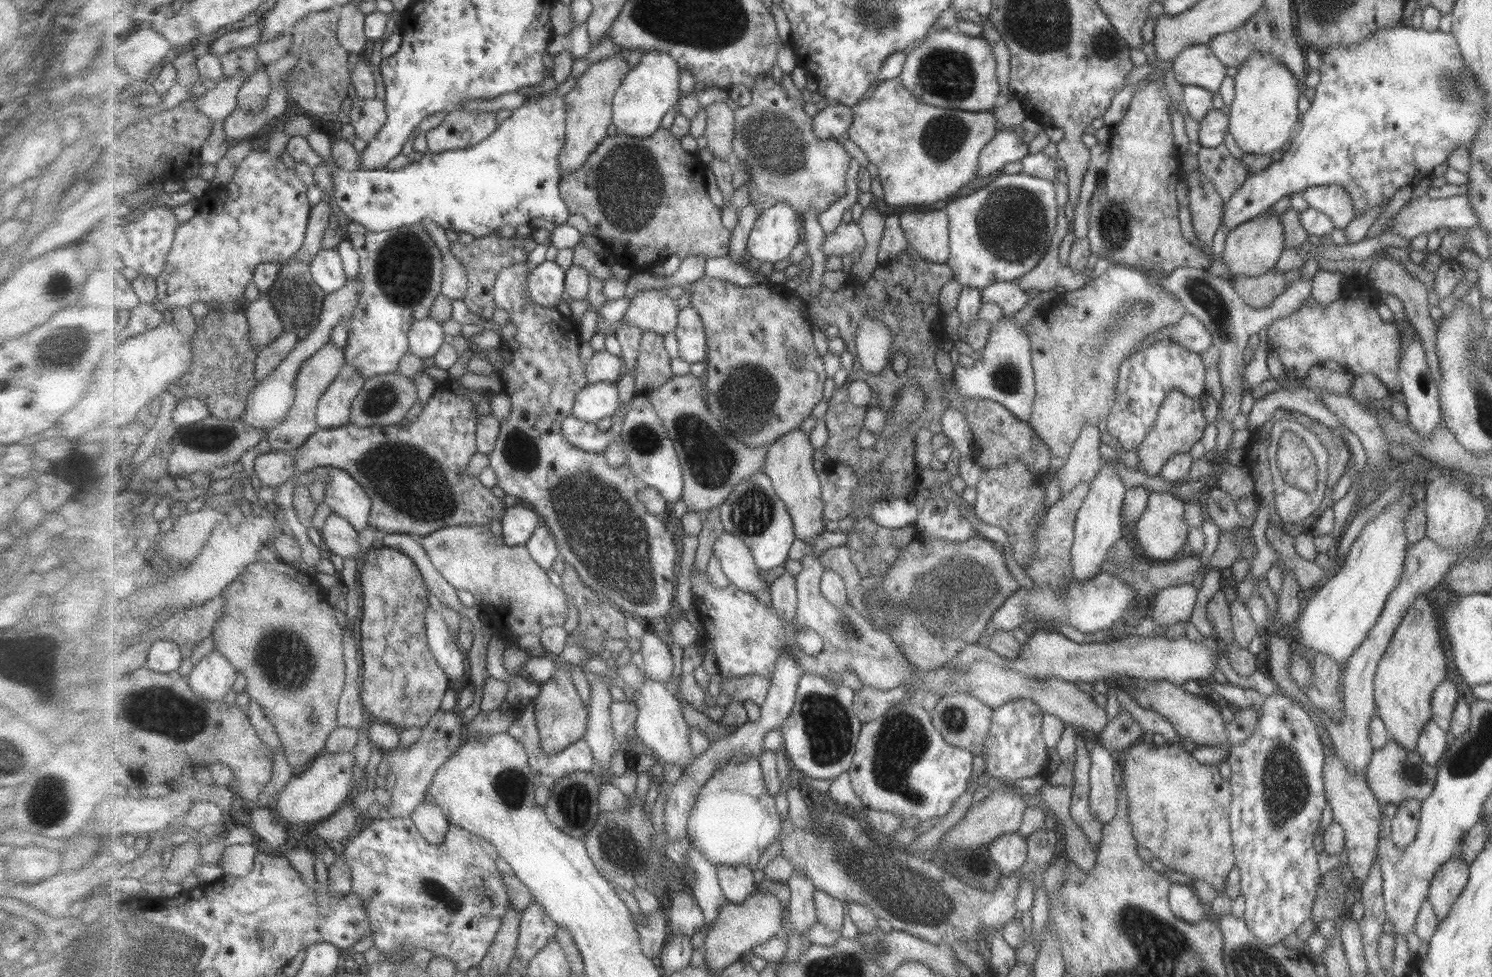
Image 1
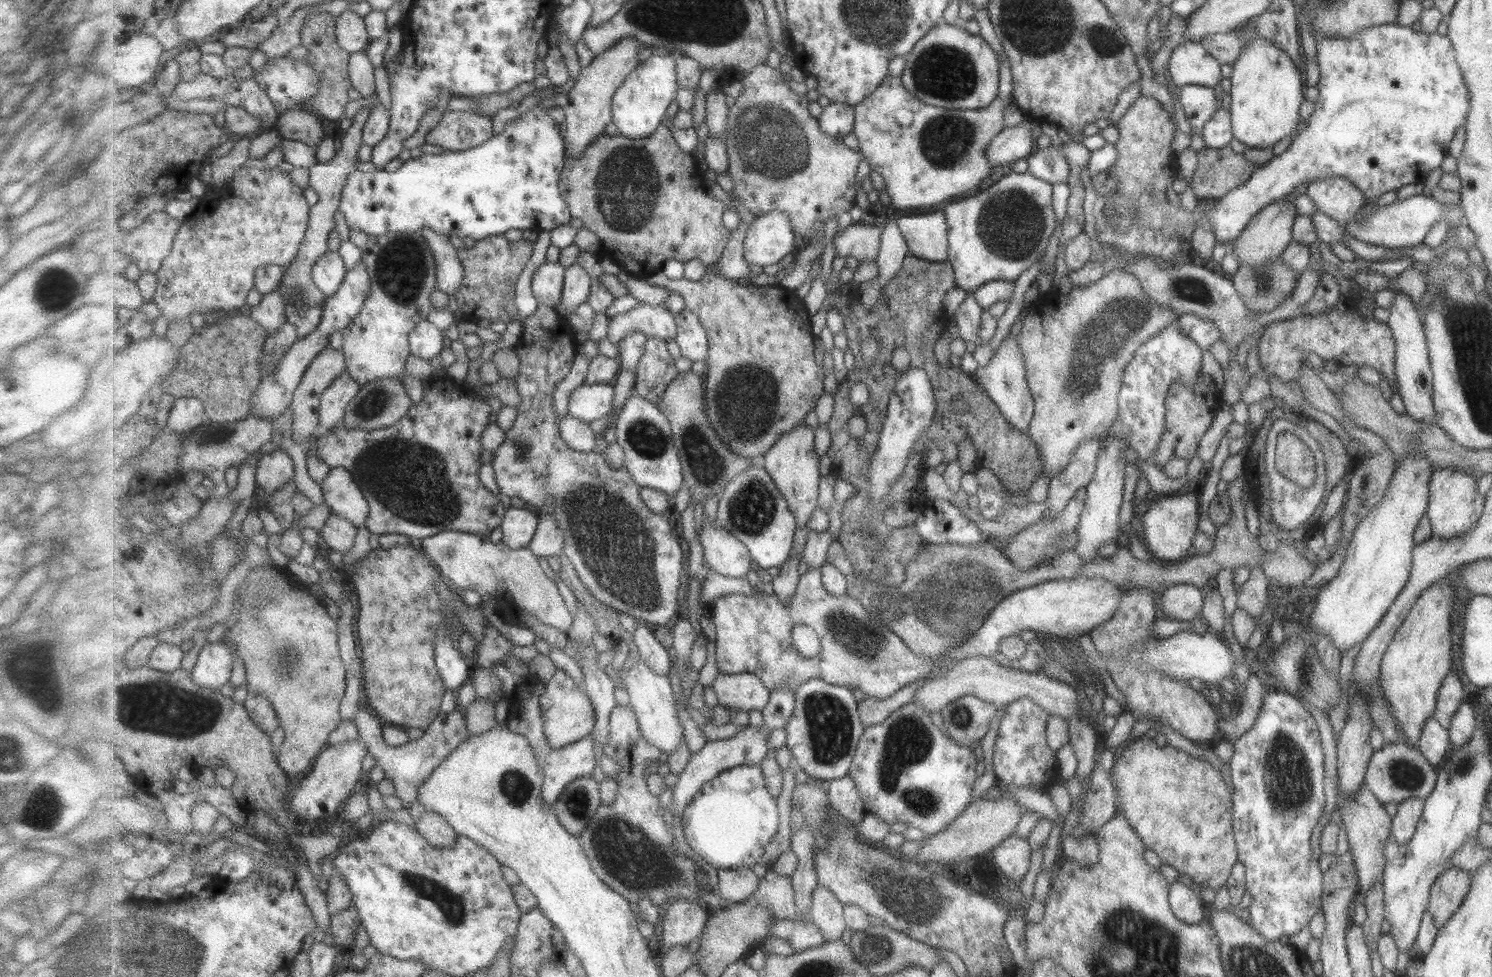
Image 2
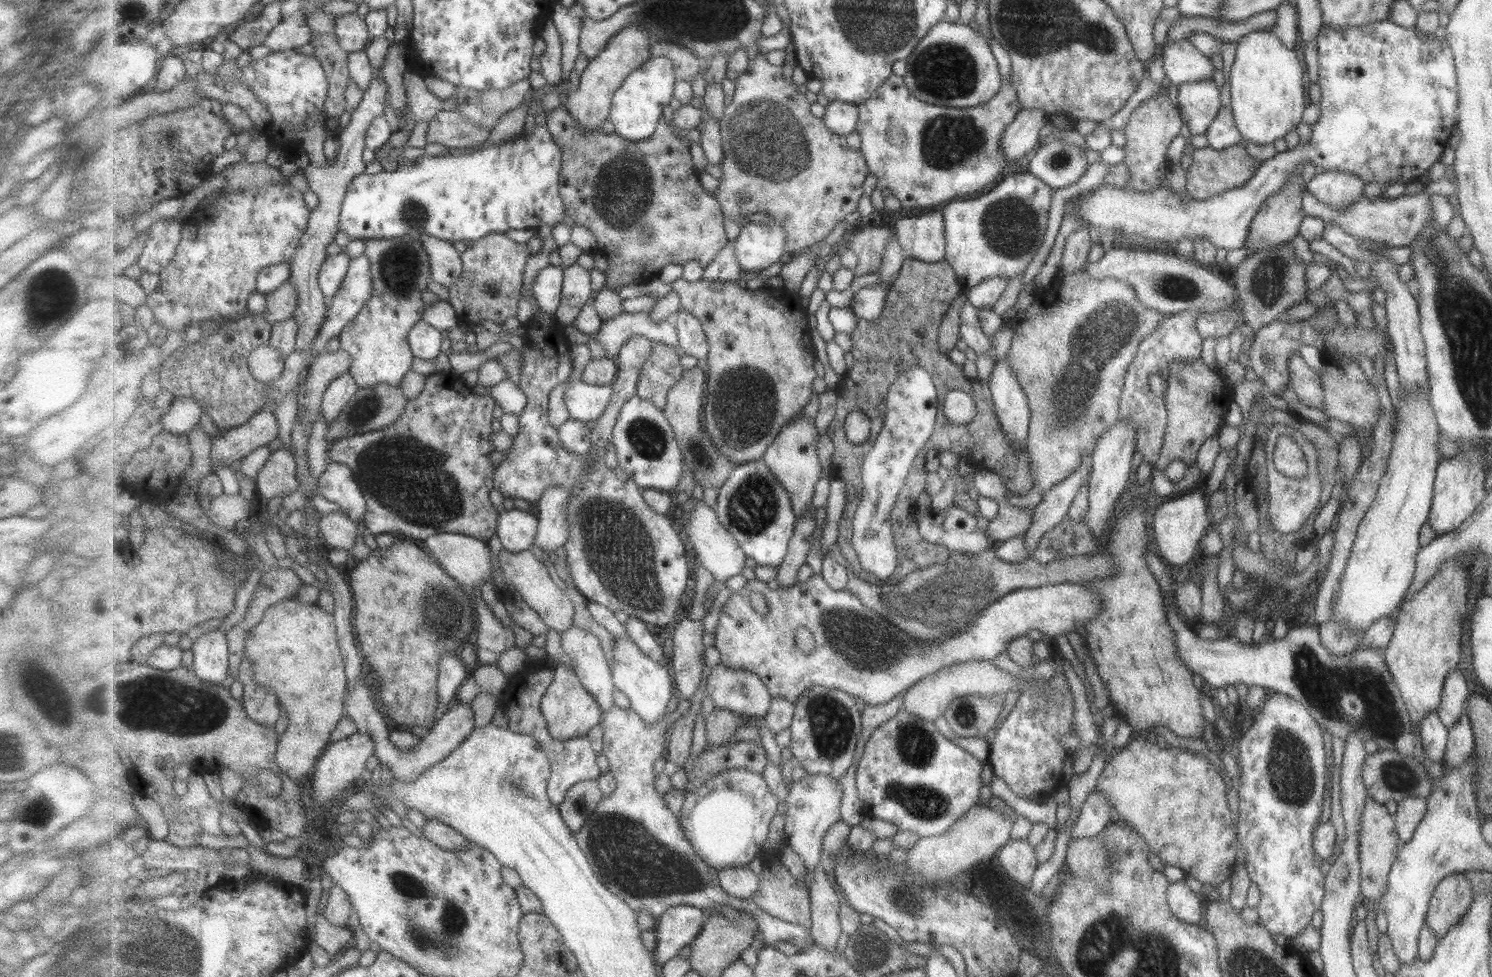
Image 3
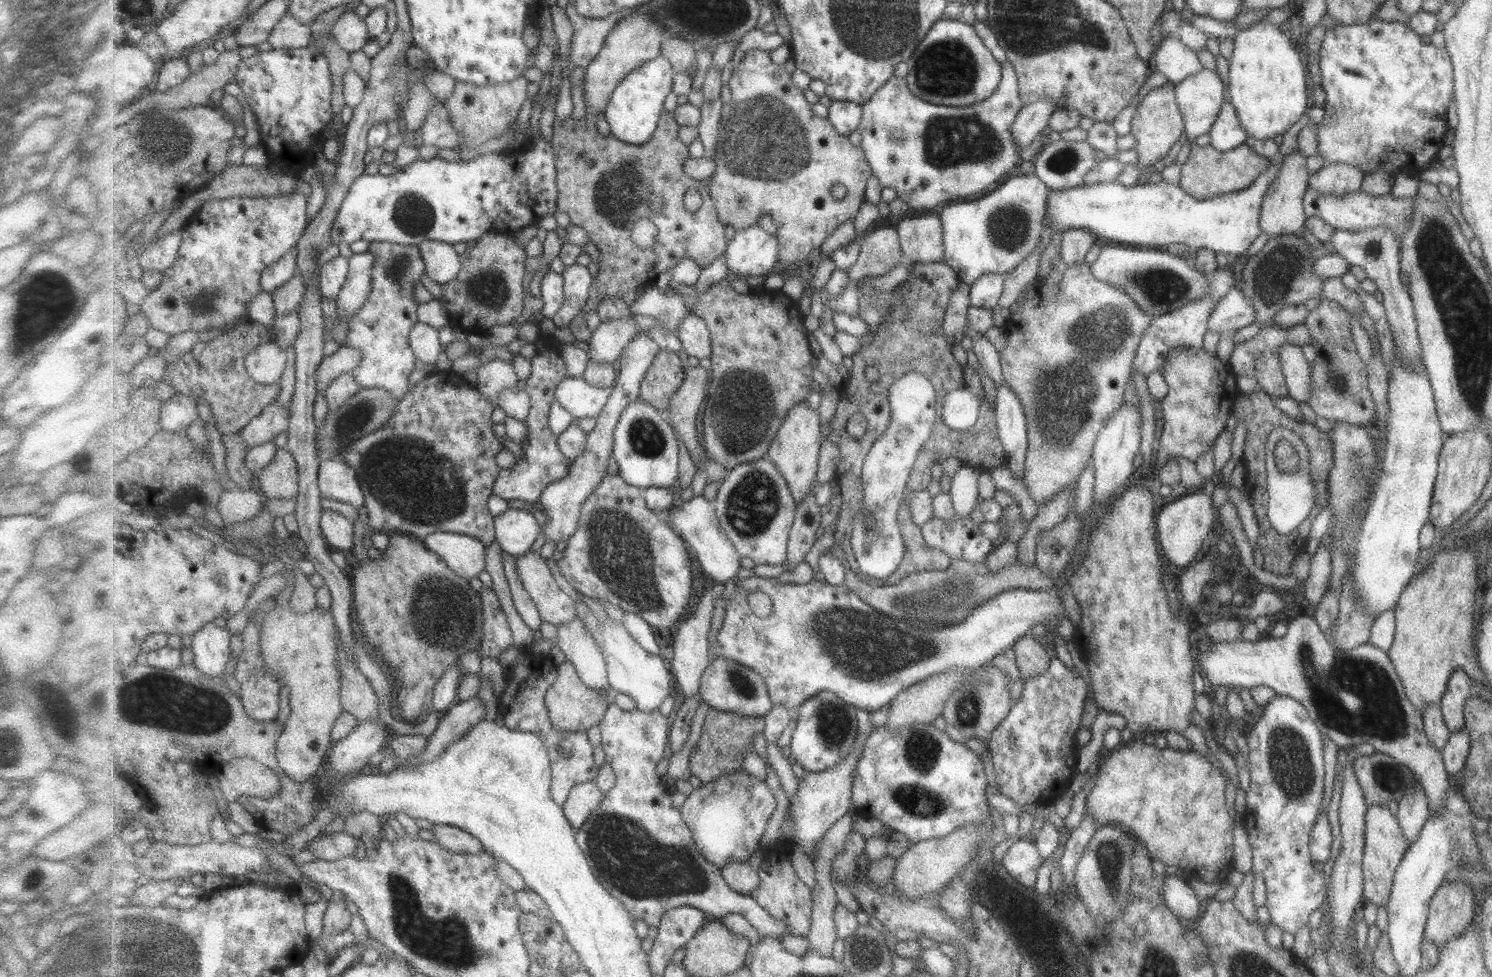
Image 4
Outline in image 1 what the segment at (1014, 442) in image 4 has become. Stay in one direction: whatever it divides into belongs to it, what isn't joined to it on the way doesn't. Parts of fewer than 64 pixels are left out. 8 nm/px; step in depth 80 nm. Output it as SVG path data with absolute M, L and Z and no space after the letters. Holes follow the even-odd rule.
M1003 314L1003 317L993 324L987 346L980 353L981 359L975 360L972 367L958 365L952 370L959 394L963 398L1001 403L1017 420L1028 422L1035 393L1033 393L1033 372L1025 326L1018 328L1013 316Z

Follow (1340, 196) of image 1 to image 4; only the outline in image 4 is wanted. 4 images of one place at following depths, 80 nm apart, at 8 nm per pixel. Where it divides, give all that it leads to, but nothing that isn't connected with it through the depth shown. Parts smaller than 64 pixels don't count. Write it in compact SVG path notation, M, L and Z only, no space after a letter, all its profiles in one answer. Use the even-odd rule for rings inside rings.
M1337 163L1324 164L1309 175L1308 186L1320 195L1343 196L1359 191L1364 175L1354 166Z

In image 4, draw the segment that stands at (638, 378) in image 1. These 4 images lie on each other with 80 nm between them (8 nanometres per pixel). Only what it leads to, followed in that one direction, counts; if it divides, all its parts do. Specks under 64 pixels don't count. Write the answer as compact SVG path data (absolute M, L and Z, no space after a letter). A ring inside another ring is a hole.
M659 350L653 360L654 366L647 370L641 384L641 400L652 404L660 412L670 409L671 399L683 385L687 367L681 362L677 352Z

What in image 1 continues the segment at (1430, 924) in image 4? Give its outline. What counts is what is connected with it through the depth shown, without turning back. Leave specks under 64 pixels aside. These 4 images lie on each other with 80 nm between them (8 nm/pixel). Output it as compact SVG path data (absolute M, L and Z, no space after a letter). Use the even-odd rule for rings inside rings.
M1451 859L1433 874L1428 886L1426 900L1433 909L1438 922L1449 912L1454 900L1461 894L1468 878L1468 864L1462 859Z

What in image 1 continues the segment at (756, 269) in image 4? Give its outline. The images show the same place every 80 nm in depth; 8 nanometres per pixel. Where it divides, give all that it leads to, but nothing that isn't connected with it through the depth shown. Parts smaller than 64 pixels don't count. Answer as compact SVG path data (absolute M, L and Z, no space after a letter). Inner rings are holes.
M788 202L768 208L757 218L748 241L749 257L759 262L785 260L800 244L803 222Z

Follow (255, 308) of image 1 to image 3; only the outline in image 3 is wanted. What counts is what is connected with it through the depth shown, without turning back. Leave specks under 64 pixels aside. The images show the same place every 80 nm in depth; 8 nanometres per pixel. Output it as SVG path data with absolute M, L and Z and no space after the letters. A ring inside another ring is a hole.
M288 281L277 290L267 294L266 301L266 312L263 318L271 326L275 326L275 324L281 324L281 322L293 318L299 302L299 293L295 286Z

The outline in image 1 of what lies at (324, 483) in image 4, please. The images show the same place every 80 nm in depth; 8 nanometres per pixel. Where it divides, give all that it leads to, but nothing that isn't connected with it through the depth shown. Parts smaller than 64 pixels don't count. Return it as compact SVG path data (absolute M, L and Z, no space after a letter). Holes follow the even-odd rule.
M334 469L331 472L324 502L332 509L332 513L353 524L357 532L371 526L371 497L349 472L341 469Z

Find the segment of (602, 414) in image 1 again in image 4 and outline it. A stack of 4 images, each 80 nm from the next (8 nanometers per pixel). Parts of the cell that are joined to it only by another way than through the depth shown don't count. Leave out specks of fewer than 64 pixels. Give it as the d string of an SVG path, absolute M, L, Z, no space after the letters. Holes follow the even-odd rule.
M569 377L557 388L554 398L574 420L597 418L608 403L611 390L592 386L583 377Z

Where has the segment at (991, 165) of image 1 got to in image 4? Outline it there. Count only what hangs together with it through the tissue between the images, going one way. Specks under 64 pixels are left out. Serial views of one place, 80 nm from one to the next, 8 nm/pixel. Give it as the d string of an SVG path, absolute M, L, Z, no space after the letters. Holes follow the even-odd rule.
M1039 99L1021 107L1010 127L1010 135L1018 151L1024 149L1047 126L1054 109L1054 104L1047 99Z

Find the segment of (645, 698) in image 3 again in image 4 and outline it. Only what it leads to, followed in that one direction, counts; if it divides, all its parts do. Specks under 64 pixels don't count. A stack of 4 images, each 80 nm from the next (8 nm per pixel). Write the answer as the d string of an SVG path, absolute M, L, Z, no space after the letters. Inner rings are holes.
M581 597L576 601L576 613L585 626L595 637L601 652L604 653L608 664L609 686L613 692L626 694L635 700L637 709L645 712L657 711L663 700L675 689L675 680L672 669L667 668L665 660L660 655L650 653L643 648L625 628L624 623L617 621L601 622L592 615L591 609L583 602Z

